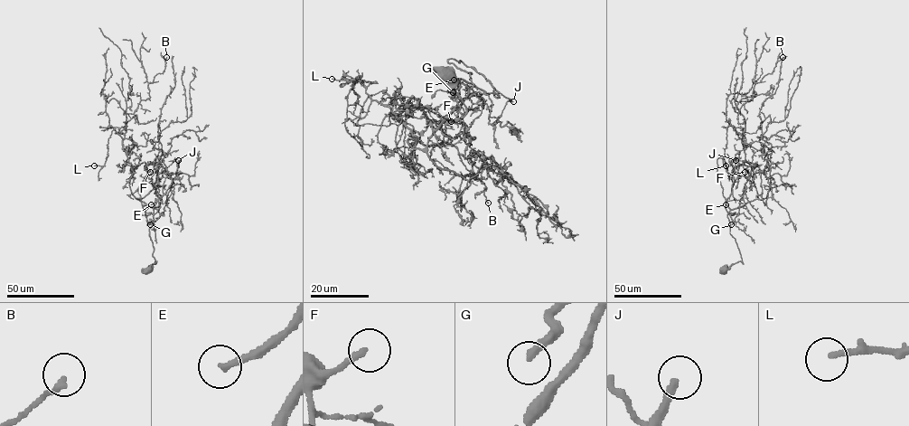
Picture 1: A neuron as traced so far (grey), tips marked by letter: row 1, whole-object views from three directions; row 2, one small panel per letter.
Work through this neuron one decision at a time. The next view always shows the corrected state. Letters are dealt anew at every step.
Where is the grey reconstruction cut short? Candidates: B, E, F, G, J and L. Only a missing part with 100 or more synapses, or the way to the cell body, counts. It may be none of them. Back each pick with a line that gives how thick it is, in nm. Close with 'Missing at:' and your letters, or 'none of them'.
E: Thickness 240 nm
G: Thickness 240 nm
J: Thickness 240 nm
Missing at: E, G, J

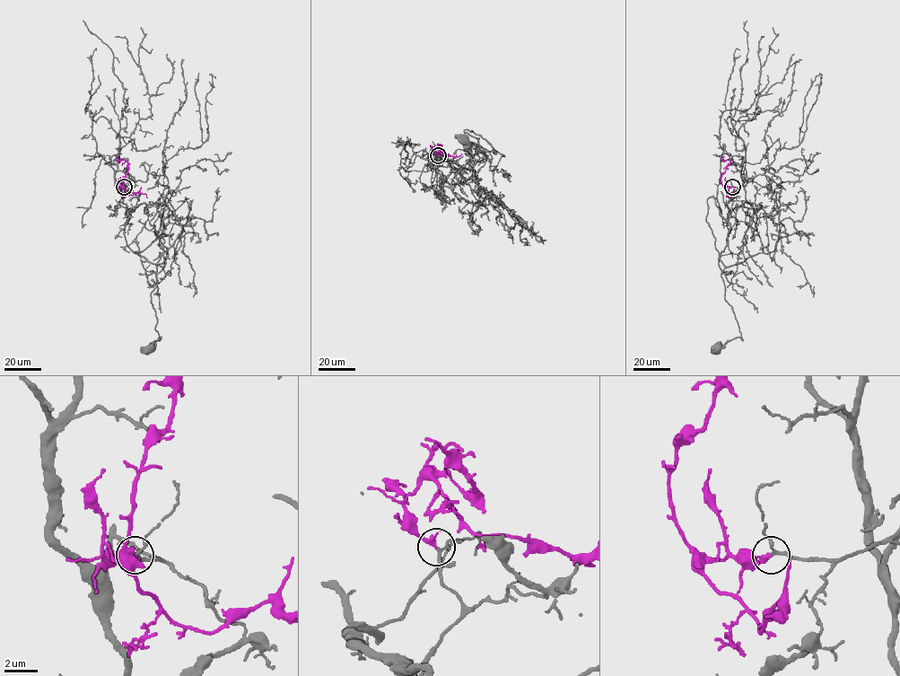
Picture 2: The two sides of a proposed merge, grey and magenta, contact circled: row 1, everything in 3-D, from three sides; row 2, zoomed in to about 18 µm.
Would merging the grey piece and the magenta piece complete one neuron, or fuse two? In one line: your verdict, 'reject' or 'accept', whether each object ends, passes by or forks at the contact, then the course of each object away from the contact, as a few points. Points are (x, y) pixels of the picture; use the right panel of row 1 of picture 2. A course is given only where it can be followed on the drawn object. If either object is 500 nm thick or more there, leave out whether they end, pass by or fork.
accept | grey passes by | magenta ends | grey via (732, 187), (745, 185), (763, 251), (722, 271), (724, 300), (742, 339), (736, 337), (715, 349) | magenta via (732, 187), (722, 185), (721, 174), (730, 162), (721, 156)

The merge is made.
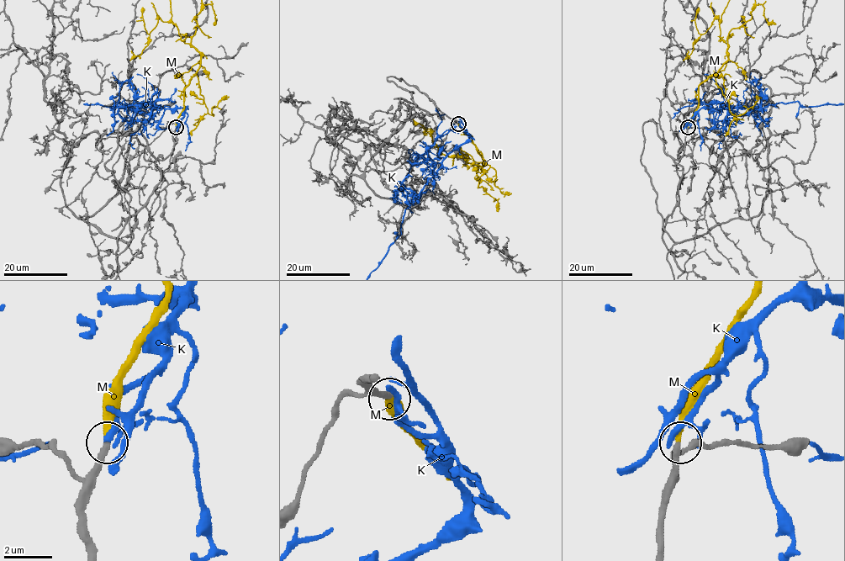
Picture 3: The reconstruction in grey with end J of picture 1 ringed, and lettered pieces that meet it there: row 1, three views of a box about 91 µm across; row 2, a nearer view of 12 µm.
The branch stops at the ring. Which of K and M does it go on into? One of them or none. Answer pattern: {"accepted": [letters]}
{"accepted": ["M"]}

